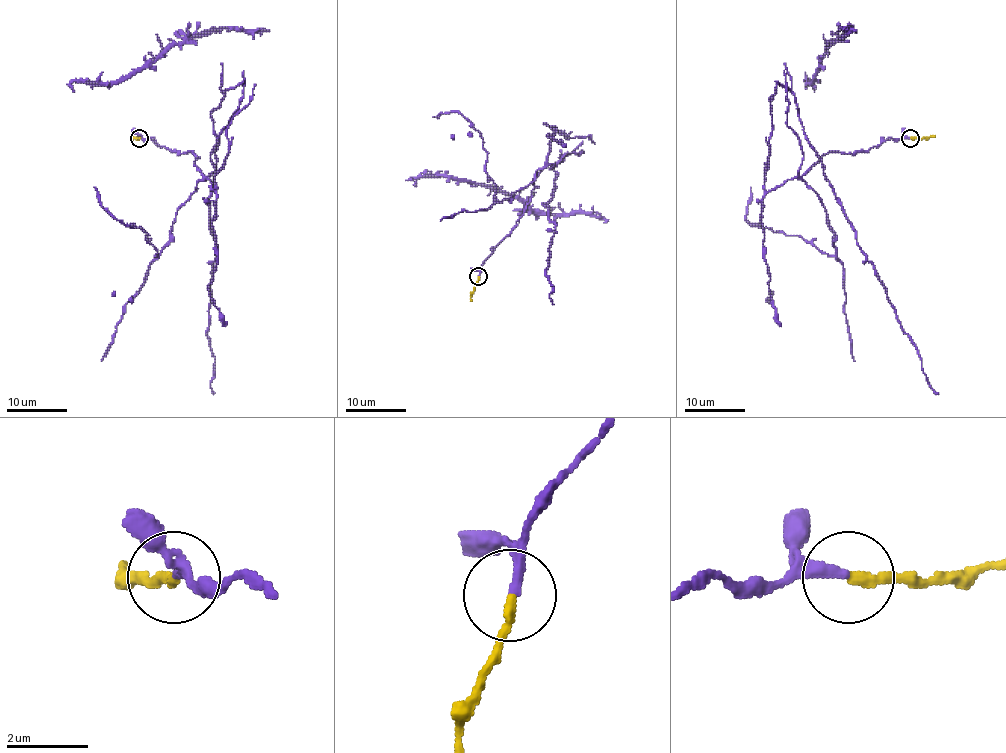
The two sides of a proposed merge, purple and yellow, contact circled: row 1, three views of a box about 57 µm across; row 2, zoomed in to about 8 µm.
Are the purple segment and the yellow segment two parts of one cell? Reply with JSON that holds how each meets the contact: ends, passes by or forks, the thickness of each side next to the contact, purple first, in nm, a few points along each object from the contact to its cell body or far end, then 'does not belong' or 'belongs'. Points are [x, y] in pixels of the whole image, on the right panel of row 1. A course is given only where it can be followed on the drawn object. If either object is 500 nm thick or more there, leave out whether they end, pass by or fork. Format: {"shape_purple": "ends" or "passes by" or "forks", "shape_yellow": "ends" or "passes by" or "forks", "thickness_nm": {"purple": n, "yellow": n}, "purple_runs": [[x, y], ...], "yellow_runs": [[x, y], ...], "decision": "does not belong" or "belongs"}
{"shape_purple": "ends", "shape_yellow": "ends", "thickness_nm": {"purple": 260, "yellow": 240}, "purple_runs": [[911, 138], [828, 152], [800, 176], [799, 170], [800, 140], [806, 140], [938, 392]], "yellow_runs": [[911, 138], [935, 135]], "decision": "belongs"}

